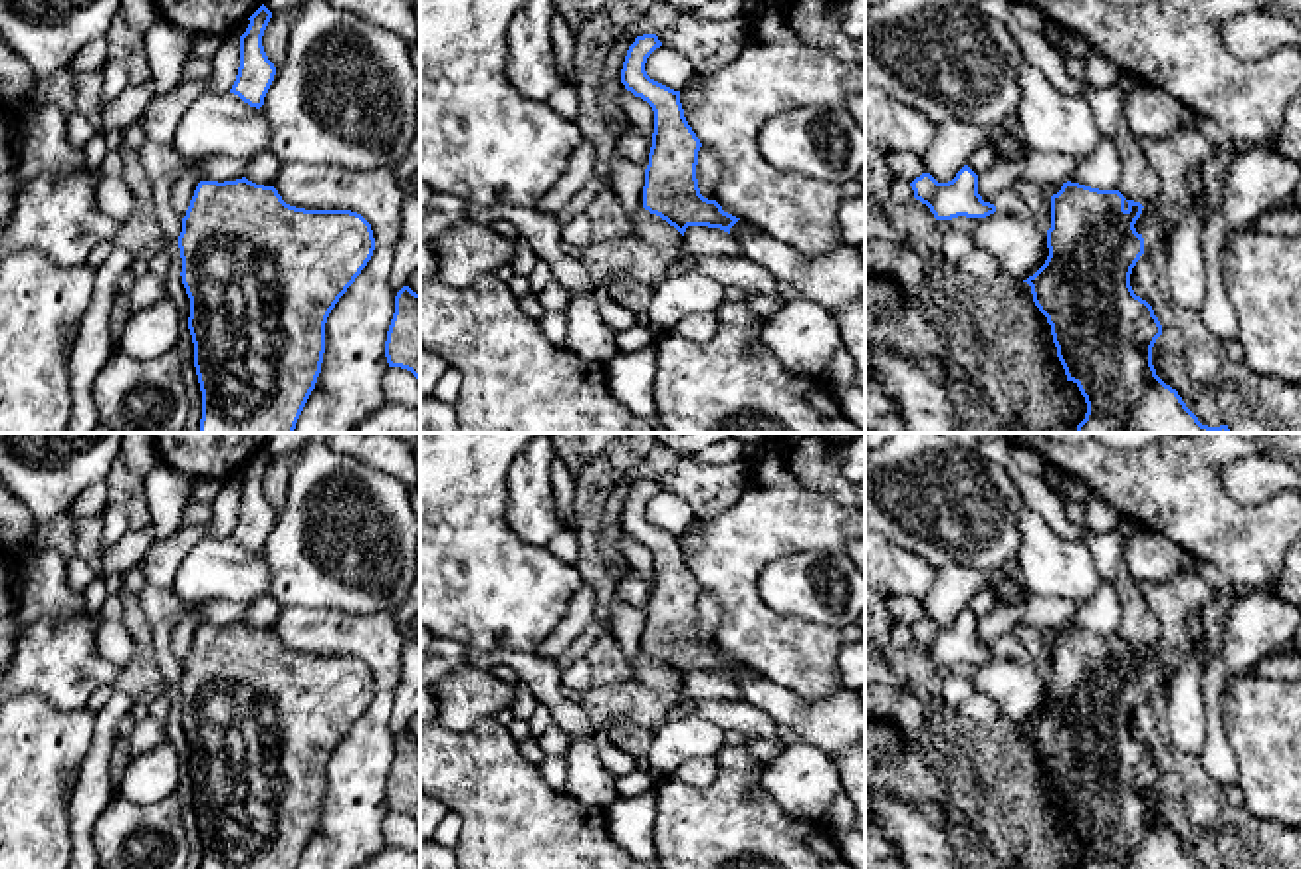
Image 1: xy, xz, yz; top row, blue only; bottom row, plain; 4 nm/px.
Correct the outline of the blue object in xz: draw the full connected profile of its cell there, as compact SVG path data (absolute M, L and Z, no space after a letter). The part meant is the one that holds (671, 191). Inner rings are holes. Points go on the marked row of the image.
M656 34L637 36L621 69L625 89L647 101L654 111L643 208L666 220L682 236L688 226L720 228L730 234L740 218L700 194L696 165L702 143L684 117L680 91L650 79L645 71L647 58L660 46Z

